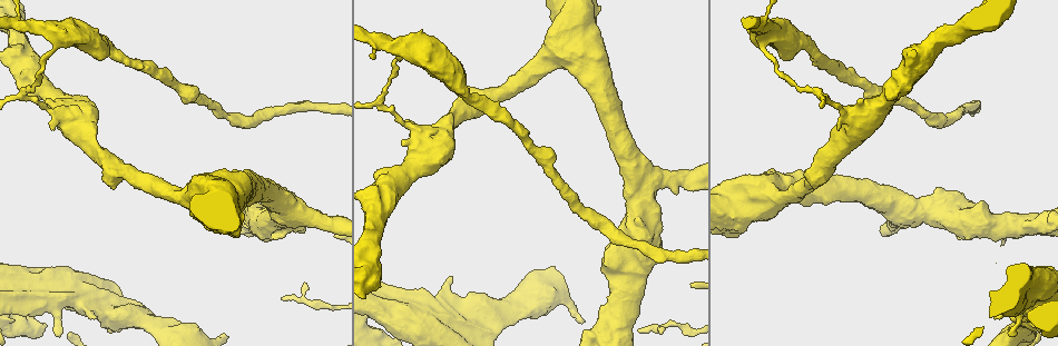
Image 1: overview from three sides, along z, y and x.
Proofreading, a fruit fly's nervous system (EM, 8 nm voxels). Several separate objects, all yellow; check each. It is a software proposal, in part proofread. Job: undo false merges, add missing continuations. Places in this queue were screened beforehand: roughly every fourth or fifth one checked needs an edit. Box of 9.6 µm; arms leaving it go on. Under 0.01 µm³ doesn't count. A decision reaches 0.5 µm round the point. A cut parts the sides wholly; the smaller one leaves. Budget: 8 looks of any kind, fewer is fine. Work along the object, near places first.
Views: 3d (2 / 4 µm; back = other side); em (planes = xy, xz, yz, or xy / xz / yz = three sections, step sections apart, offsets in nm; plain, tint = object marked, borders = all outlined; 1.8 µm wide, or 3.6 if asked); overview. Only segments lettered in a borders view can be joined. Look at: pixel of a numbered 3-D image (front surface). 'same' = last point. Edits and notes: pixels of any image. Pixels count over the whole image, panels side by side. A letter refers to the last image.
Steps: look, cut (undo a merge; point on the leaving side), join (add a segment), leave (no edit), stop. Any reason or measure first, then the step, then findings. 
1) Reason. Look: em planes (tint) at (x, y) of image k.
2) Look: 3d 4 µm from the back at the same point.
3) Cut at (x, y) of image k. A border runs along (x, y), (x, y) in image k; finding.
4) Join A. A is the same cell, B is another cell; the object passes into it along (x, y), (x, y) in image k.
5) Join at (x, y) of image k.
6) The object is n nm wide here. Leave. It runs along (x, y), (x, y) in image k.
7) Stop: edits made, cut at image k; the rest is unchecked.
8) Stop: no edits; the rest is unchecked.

Three-way junction. Look: em 3.6 µm planes (borders) at (418, 43) of image 1.

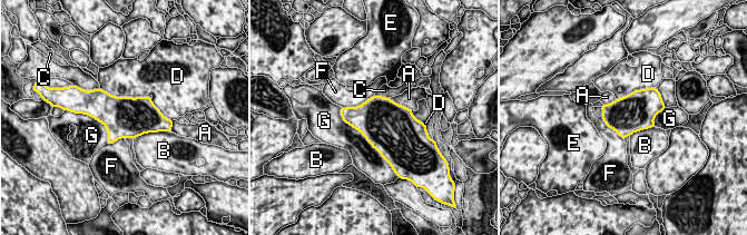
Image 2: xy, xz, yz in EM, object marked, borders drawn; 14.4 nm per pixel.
Leave. A, B, C, D, E, F and G are other cells; a border runs along (374, 95), (360, 105), (342, 108) in image 2; all the same neuron.

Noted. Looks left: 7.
Free end. Look: 3d 2 µm at (639, 329) of image 1.

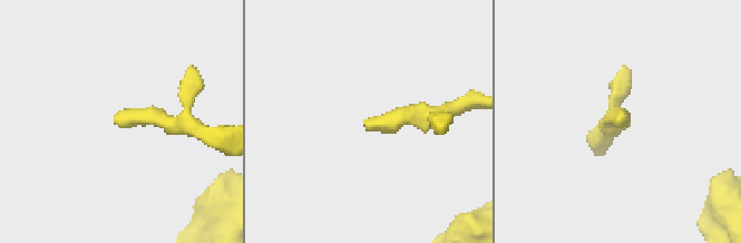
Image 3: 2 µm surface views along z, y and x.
Look: em planes (tint) at (367, 120) of image 3.

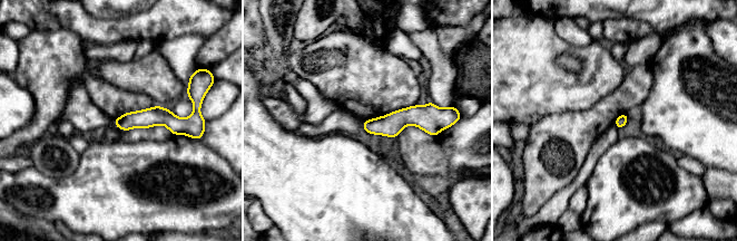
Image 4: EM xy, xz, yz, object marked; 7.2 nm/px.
Look: em planes (borders) at the same point.

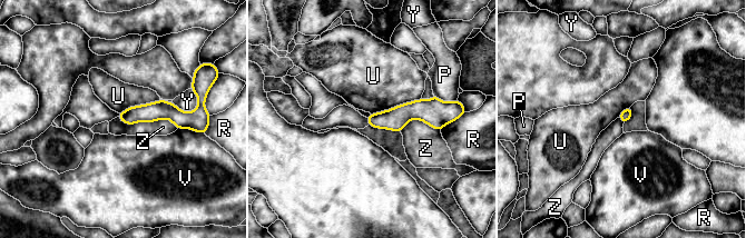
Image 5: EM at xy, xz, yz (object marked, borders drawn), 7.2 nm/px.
Leave. P, R, U, V, Y and Z are other cells; a border runs along (420, 98), (371, 115) in image 5; none of them fits.

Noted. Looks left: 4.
Thick turns thin. Look: 3d 4 µm at (76, 294) of image 1.

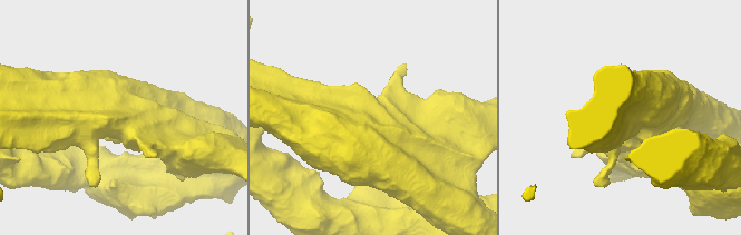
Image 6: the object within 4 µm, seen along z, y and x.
Shape alone is not enough. Look: em 3.6 µm xz step 4 (borders) at (122, 116) of image 6.

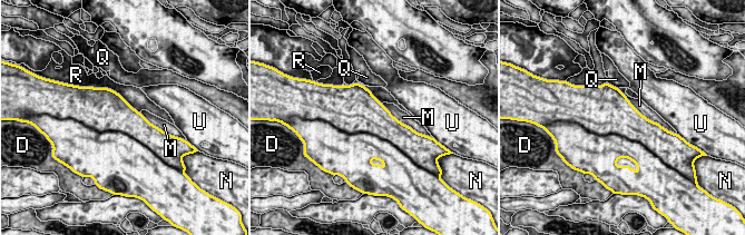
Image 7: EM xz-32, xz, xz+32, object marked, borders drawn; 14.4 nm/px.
The object is 650 nm wide here. Cut at (114, 147) of image 7. D, M, N, Q, R and U are other cells; a border runs along (88, 126), (123, 131), (147, 148) in image 7; a second neuron is stuck on.

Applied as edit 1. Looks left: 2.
Stop: edits made, cut at image 7; the rest is unchecked.

